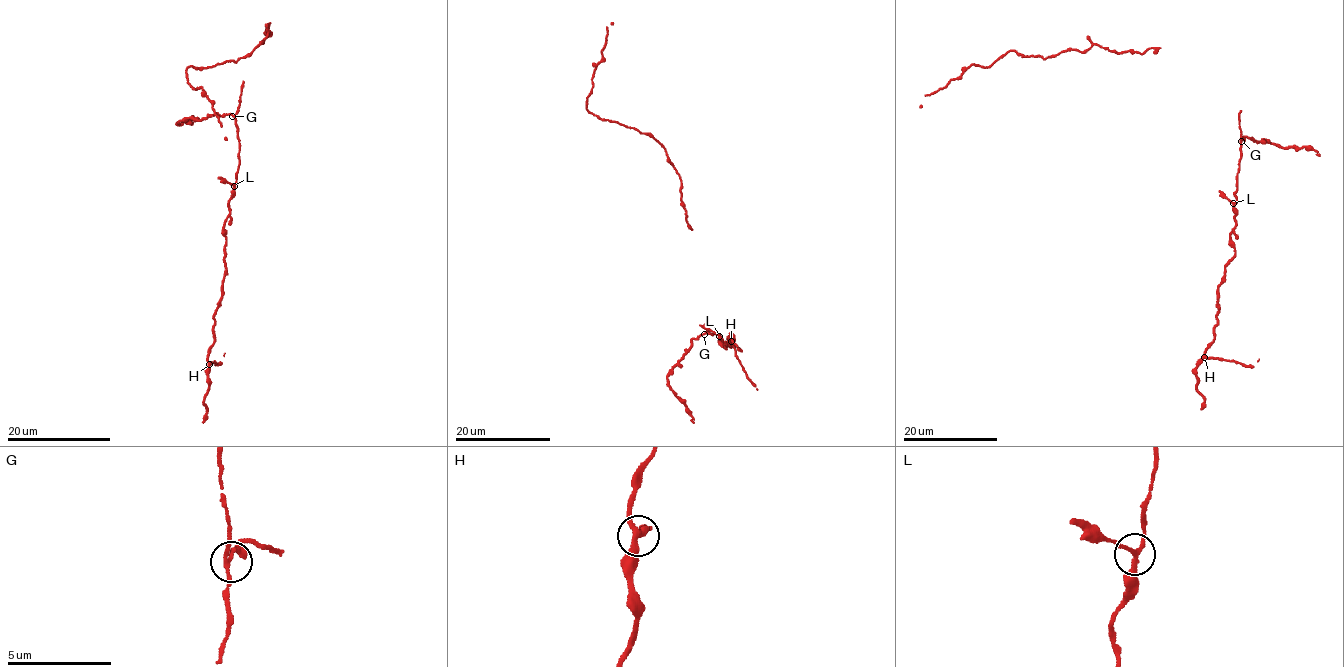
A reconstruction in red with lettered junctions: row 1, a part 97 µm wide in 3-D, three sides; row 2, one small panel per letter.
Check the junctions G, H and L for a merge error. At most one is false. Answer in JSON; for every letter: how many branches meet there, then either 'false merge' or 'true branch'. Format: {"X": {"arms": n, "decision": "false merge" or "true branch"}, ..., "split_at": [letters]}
{"G": {"arms": 3, "decision": "true branch"}, "H": {"arms": 3, "decision": "true branch"}, "L": {"arms": 3, "decision": "false merge"}, "split_at": ["L"]}

